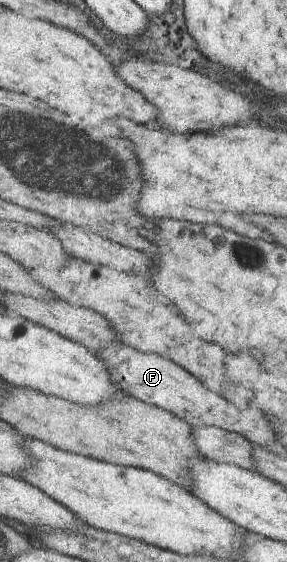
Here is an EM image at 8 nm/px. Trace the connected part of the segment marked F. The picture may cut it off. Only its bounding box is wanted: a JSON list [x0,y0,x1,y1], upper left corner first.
[94,344,241,432]

